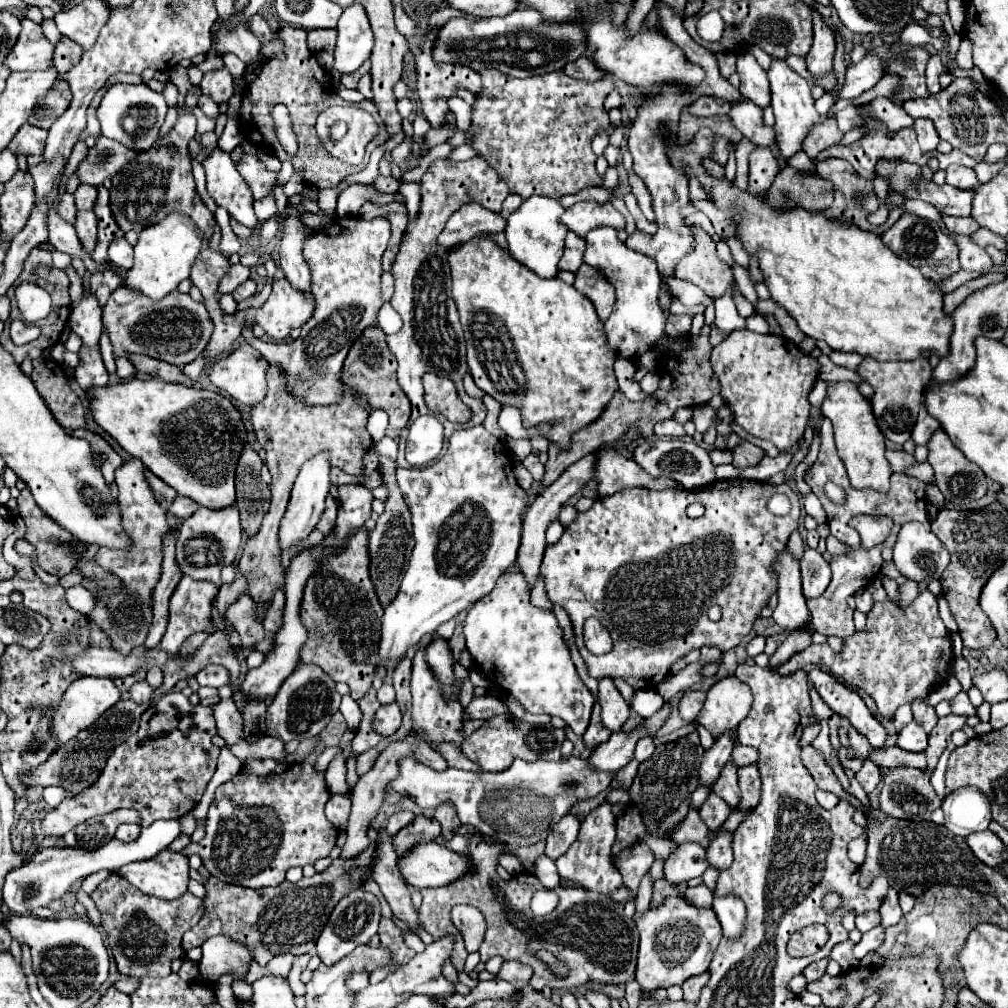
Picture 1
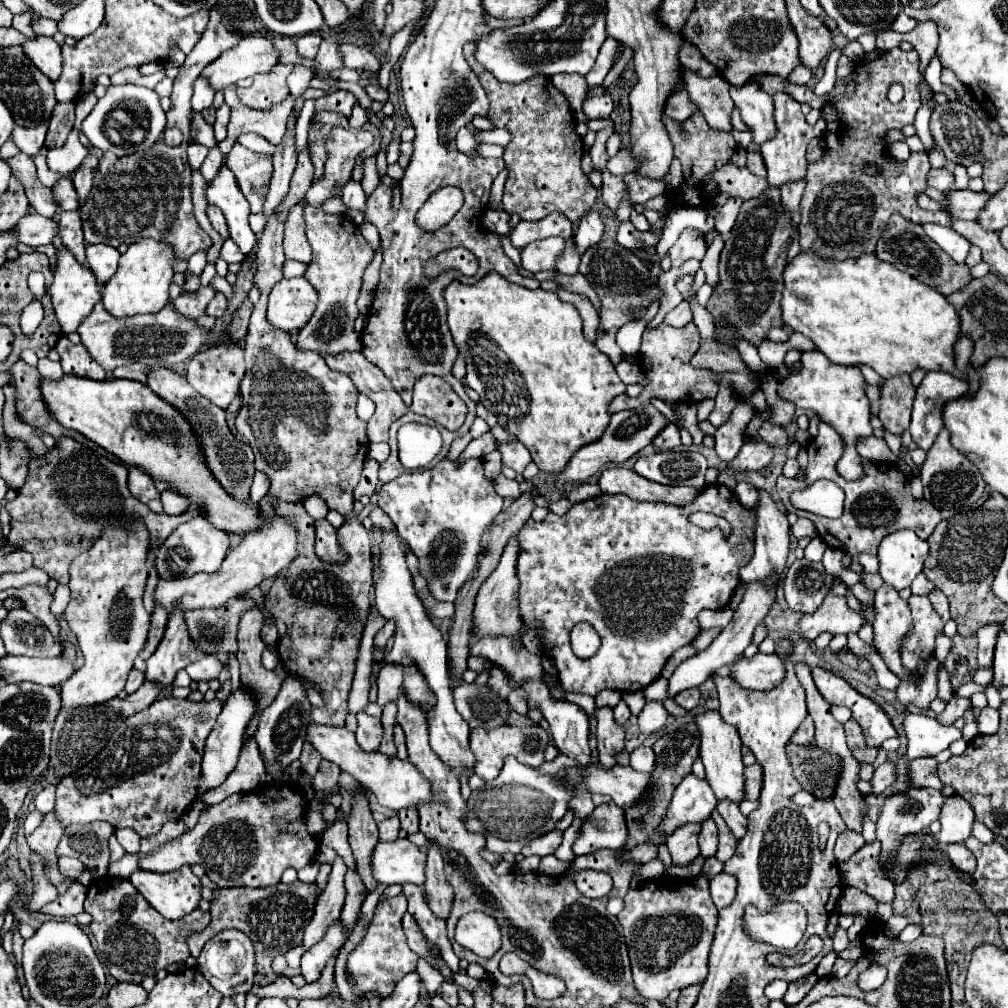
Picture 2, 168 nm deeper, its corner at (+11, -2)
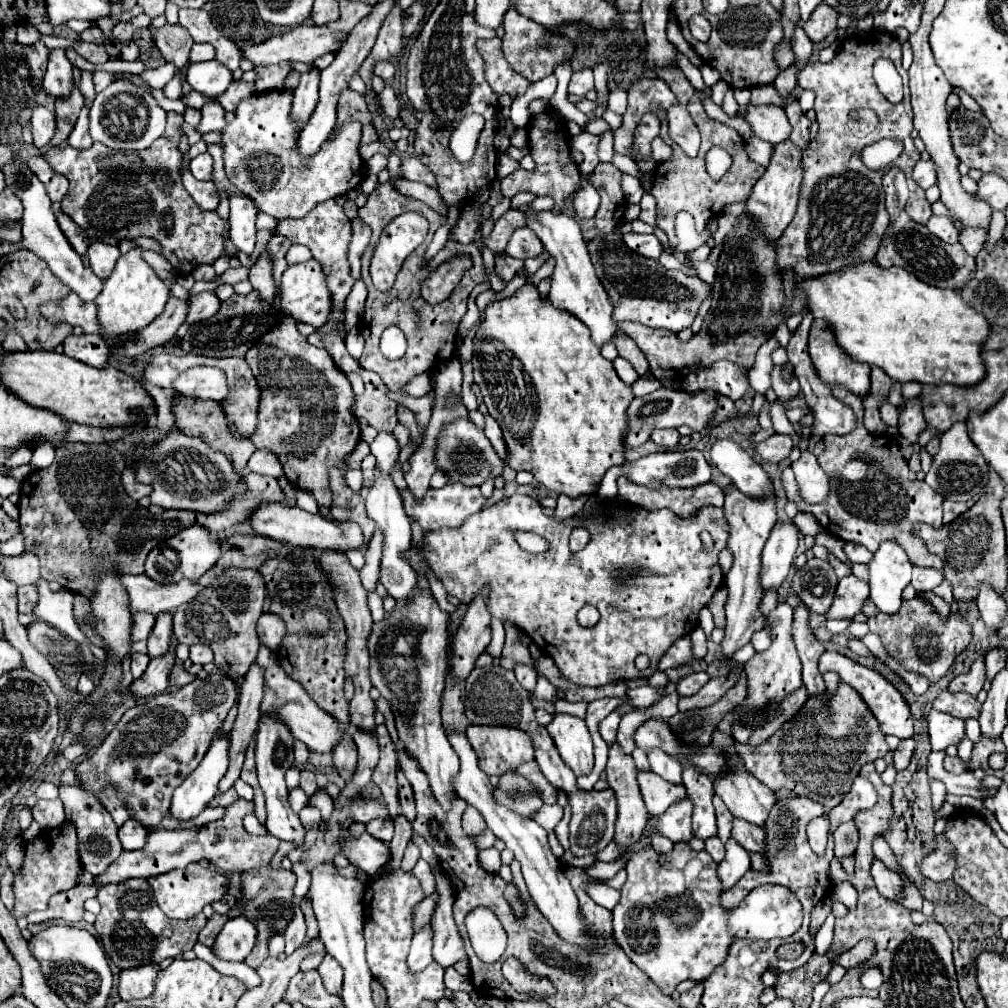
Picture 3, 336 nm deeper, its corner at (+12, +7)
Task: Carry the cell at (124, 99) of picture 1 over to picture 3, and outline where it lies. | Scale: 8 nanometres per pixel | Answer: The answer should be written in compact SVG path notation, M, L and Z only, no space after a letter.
M117 80L97 94L91 106L89 132L95 142L101 142L111 150L145 150L165 132L165 116L165 110L151 94L143 92L139 86Z

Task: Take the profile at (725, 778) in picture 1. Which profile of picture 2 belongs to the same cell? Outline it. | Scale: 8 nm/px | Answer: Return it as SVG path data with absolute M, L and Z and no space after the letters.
M726 799L718 801L716 811L722 815L722 819L726 821L726 825L732 829L732 833L740 839L746 833L746 817L740 813L736 803L730 803Z

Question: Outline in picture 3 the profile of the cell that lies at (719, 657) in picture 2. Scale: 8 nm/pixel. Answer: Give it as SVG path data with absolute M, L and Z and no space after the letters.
M793 520L775 524L763 550L763 568L761 568L763 590L779 588L781 582L787 578L789 568L795 560L797 542L799 542L799 530L793 524Z

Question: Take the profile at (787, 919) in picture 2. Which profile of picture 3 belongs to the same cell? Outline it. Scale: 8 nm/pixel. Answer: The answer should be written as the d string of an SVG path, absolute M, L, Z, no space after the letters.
M685 842L673 844L673 850L667 852L667 854L659 854L659 852L655 852L651 846L641 848L641 850L637 850L635 854L631 854L631 858L629 858L625 870L627 870L627 882L625 882L623 888L621 888L621 900L619 900L617 906L613 908L613 936L615 936L615 942L625 950L625 954L629 956L629 960L631 960L637 968L641 968L647 976L651 976L651 980L663 990L663 994L673 994L675 988L677 988L677 984L683 982L683 980L699 980L699 982L701 982L701 980L705 980L709 974L713 974L713 970L715 970L717 966L721 966L721 962L725 962L725 958L727 958L727 954L729 954L729 946L731 946L731 942L735 942L737 938L763 938L763 940L789 938L789 936L795 934L795 932L799 930L799 926L801 926L801 918L803 918L801 904L799 904L799 900L795 898L795 894L793 894L791 890L787 890L787 888L761 886L761 888L753 890L753 892L749 894L749 898L745 898L735 910L725 910L725 908L721 908L721 894L723 894L723 890L721 890L721 880L717 878L717 868L715 868L713 858L711 858L705 850L703 850L703 852L691 850Z

